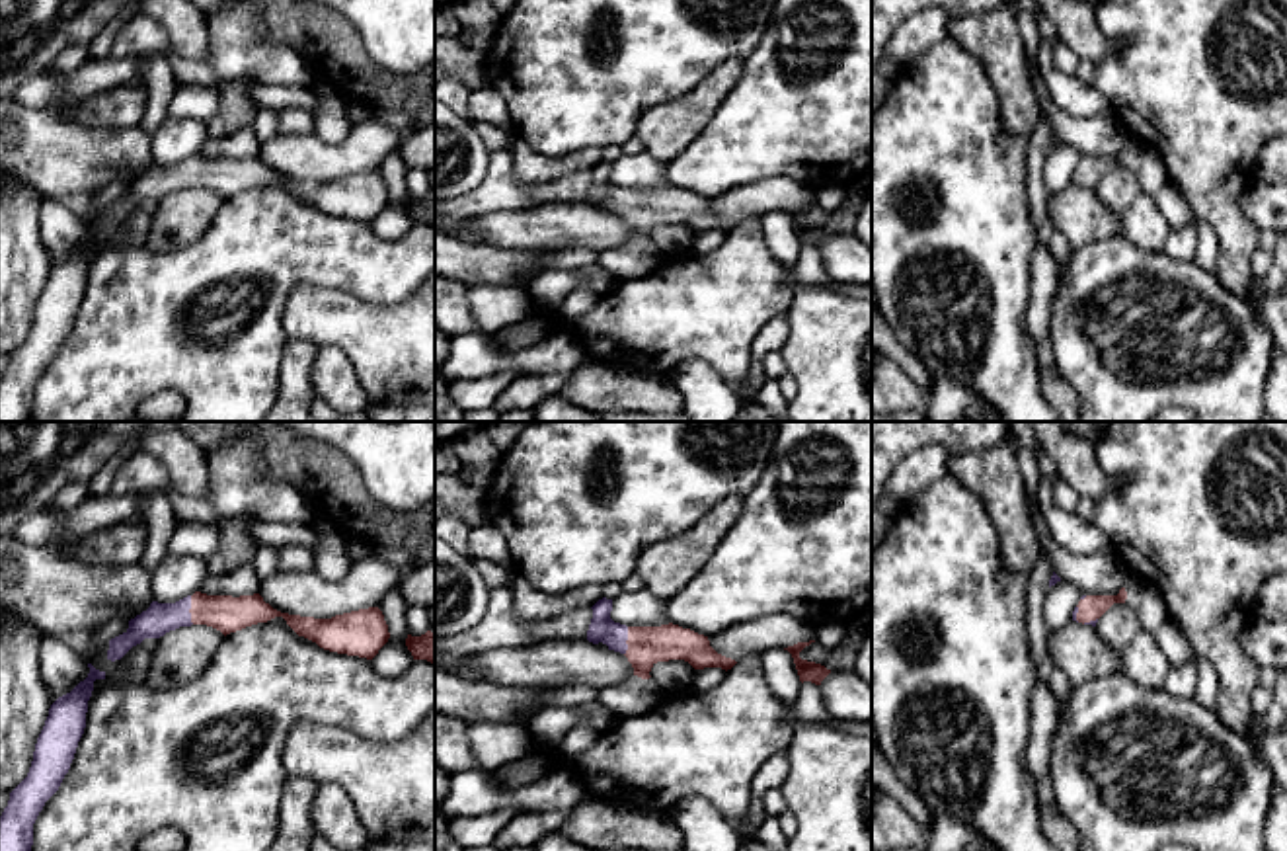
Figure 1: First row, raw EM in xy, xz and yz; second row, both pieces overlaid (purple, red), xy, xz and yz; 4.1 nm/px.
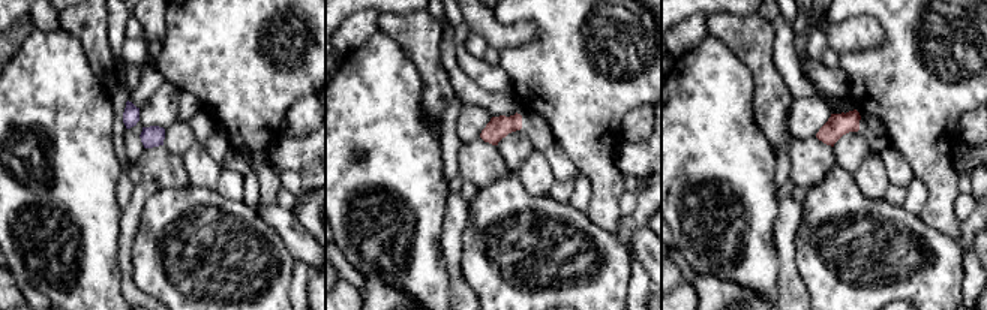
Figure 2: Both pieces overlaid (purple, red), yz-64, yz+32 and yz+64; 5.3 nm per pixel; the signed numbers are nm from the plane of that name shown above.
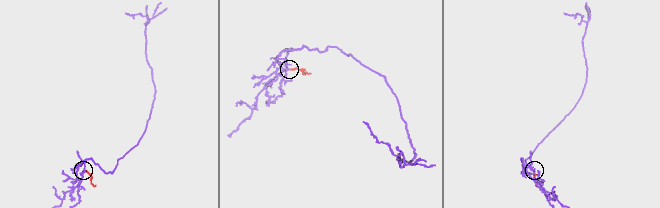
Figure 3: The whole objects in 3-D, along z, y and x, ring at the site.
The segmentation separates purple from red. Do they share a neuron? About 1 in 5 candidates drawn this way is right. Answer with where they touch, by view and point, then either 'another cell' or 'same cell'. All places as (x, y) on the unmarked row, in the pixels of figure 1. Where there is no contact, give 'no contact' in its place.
meets purple in xy at (190, 170); same cell

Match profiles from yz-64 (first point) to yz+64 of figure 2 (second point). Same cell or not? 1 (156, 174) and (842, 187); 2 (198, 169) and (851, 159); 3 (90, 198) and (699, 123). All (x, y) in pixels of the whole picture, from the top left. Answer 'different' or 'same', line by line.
1: different
2: different
3: same

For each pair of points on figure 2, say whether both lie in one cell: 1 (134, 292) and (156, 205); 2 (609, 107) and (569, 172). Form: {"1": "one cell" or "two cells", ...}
{"1": "two cells", "2": "two cells"}

